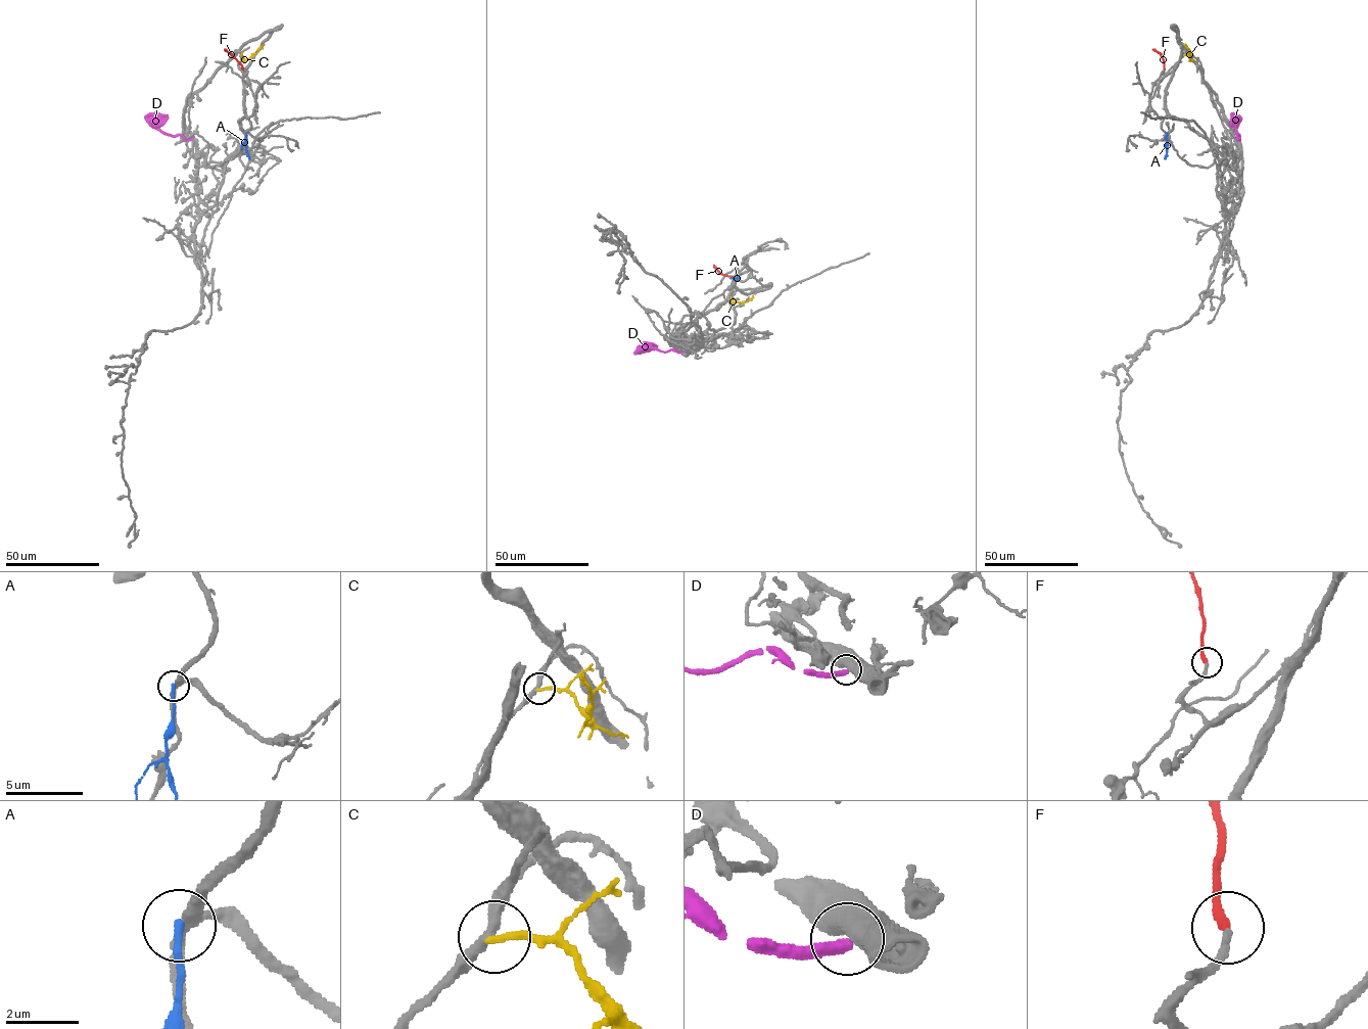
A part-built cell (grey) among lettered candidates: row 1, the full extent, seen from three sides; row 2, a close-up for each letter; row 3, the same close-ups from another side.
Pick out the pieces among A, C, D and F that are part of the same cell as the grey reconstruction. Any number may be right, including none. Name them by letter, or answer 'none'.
F

